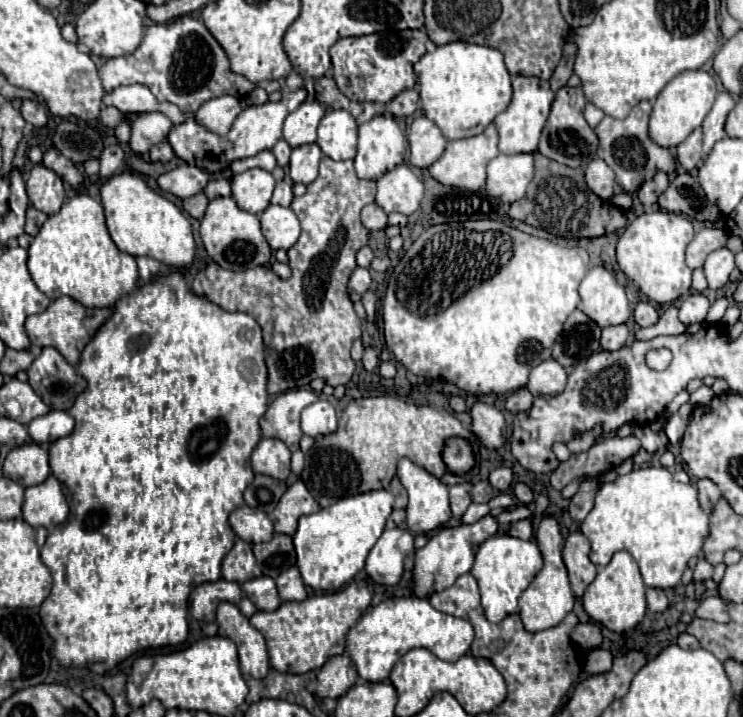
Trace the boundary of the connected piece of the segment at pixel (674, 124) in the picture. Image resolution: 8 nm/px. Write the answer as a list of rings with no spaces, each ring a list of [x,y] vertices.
[[[686,70],[682,74],[678,74],[676,78],[672,78],[664,90],[658,94],[654,106],[652,106],[652,114],[650,114],[650,122],[648,122],[648,130],[650,130],[650,138],[654,138],[654,142],[658,142],[658,146],[678,146],[682,144],[694,128],[698,128],[704,120],[704,116],[710,112],[714,98],[716,98],[716,82],[714,78],[704,72],[704,70]]]

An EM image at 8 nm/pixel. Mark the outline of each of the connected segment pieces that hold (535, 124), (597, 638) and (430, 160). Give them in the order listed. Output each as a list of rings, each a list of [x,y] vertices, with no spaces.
[[[516,76],[512,80],[512,100],[510,106],[494,118],[494,124],[500,134],[500,152],[504,154],[522,154],[522,152],[536,152],[538,148],[538,138],[542,132],[542,126],[546,124],[550,106],[554,102],[554,92],[550,90],[550,84],[546,80],[534,78],[534,76]]]
[[[578,624],[572,632],[572,640],[582,648],[598,648],[602,644],[602,632],[598,624]]]
[[[426,116],[414,118],[408,130],[408,142],[410,142],[410,164],[416,168],[428,168],[430,164],[434,164],[448,144],[438,126],[430,122]]]

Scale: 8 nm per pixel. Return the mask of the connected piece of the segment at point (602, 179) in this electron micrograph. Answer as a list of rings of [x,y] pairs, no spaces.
[[[594,158],[586,166],[586,184],[594,190],[594,194],[608,200],[614,194],[614,170],[610,170],[610,166],[606,166],[600,158]]]

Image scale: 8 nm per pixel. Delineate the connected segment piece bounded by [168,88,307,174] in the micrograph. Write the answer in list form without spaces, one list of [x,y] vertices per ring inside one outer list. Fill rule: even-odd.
[[[300,88],[294,92],[284,92],[284,98],[280,102],[266,102],[262,106],[248,106],[246,110],[242,110],[238,114],[232,130],[226,136],[216,136],[216,134],[208,132],[204,126],[200,126],[194,120],[194,114],[186,114],[188,120],[170,130],[168,142],[172,144],[174,154],[178,158],[182,158],[184,162],[188,162],[192,166],[202,168],[208,174],[216,174],[216,172],[222,172],[224,168],[228,168],[238,158],[248,158],[248,156],[254,156],[262,150],[270,150],[282,138],[282,124],[284,124],[286,116],[292,110],[296,110],[306,97],[307,91]]]

